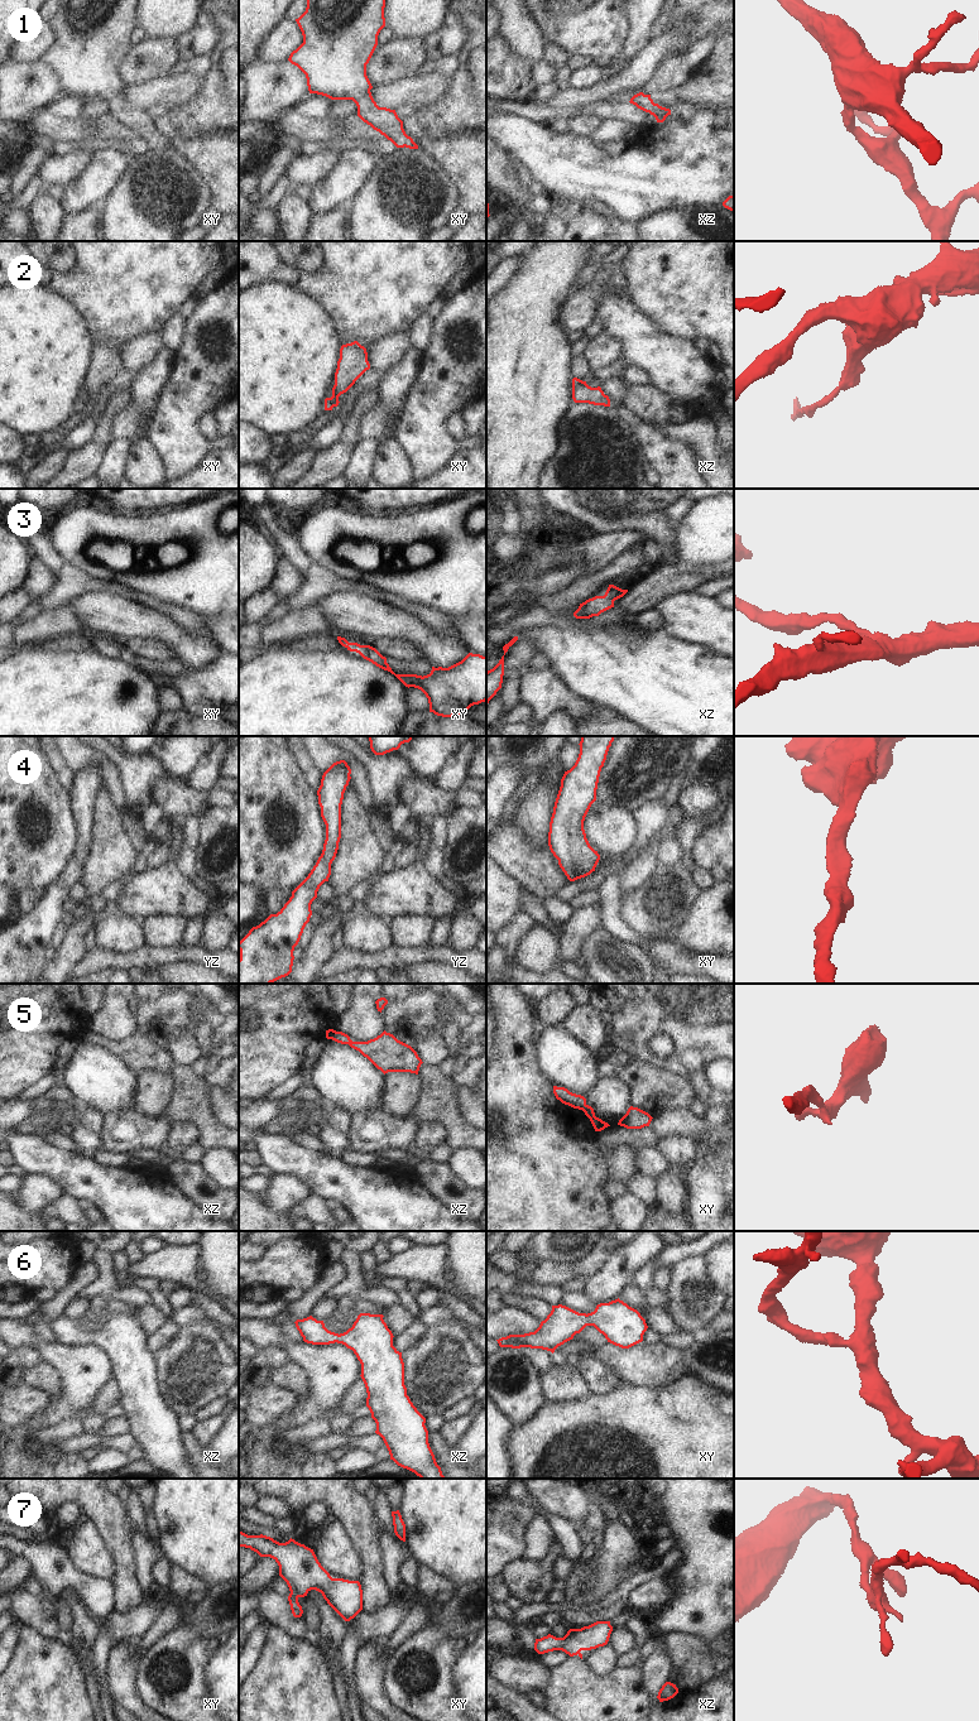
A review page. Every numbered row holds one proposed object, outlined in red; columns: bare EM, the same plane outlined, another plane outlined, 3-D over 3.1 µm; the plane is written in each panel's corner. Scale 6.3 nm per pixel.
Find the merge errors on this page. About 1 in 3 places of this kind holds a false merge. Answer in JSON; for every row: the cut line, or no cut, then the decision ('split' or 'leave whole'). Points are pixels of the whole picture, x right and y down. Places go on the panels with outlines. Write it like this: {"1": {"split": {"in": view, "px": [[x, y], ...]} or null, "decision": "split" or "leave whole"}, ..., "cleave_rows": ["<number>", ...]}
{"1": {"split": null, "decision": "leave whole"}, "2": {"split": {"in": "xy", "px": [[330, 398], [334, 405]]}, "decision": "split"}, "3": {"split": null, "decision": "leave whole"}, "4": {"split": null, "decision": "leave whole"}, "5": {"split": null, "decision": "leave whole"}, "6": {"split": null, "decision": "leave whole"}, "7": {"split": null, "decision": "leave whole"}, "cleave_rows": ["2"]}

